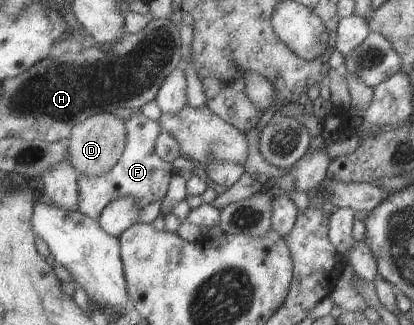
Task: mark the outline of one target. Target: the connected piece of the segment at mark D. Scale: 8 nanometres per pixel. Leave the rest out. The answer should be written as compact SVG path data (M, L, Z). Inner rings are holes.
M98 113L85 118L71 128L65 140L66 155L73 169L88 176L105 175L121 157L125 142L126 129L123 121L110 113Z

